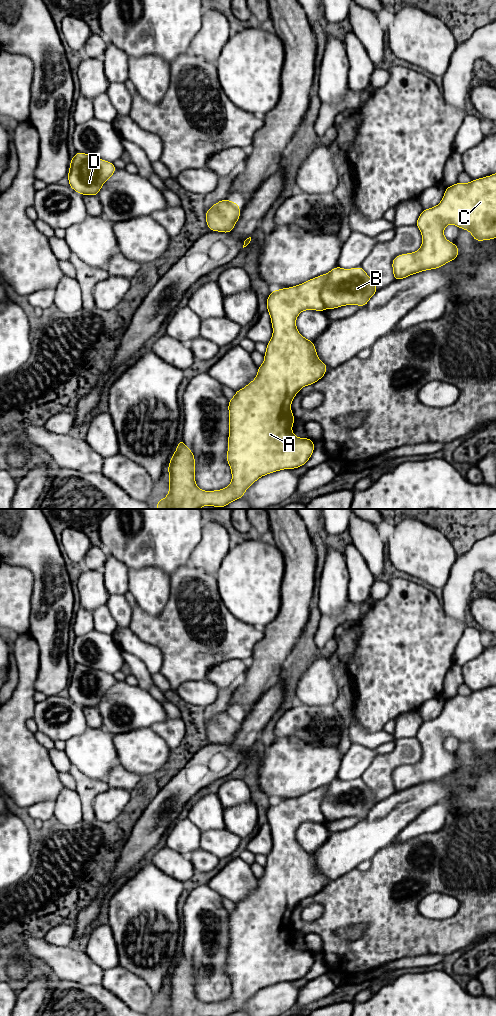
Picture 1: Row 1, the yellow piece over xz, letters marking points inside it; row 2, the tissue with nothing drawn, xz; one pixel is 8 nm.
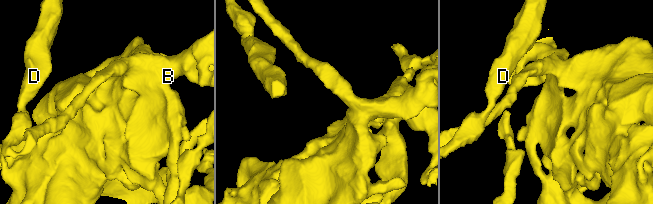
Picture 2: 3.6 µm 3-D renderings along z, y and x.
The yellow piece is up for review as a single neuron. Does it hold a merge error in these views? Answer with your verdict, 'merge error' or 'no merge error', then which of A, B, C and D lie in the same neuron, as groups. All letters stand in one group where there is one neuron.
no merge error; groups A B C D

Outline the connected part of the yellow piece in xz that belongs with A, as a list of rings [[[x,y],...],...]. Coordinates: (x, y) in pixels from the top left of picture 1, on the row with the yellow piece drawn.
[[[336,266],[327,274],[322,274],[300,285],[272,290],[266,302],[273,334],[271,340],[267,343],[264,362],[261,366],[258,366],[255,379],[241,390],[235,391],[235,396],[229,399],[229,436],[226,460],[230,465],[232,474],[230,485],[214,491],[199,489],[195,481],[194,454],[181,439],[167,468],[169,472],[169,492],[165,499],[158,499],[157,509],[199,509],[203,506],[223,508],[229,503],[241,499],[246,490],[260,477],[283,469],[293,470],[304,466],[314,452],[315,444],[309,438],[299,438],[293,434],[292,425],[296,419],[291,411],[291,403],[301,388],[314,384],[325,375],[327,365],[318,358],[313,341],[304,338],[298,332],[296,319],[304,310],[324,312],[326,308],[335,309],[345,305],[359,305],[363,308],[377,291],[373,280],[361,266],[351,269]]]

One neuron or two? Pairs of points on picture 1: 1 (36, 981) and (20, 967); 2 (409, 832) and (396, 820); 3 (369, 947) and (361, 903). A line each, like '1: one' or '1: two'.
1: two
2: two
3: one

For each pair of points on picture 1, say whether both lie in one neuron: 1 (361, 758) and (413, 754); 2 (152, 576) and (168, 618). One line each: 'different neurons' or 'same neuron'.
1: different neurons
2: different neurons

